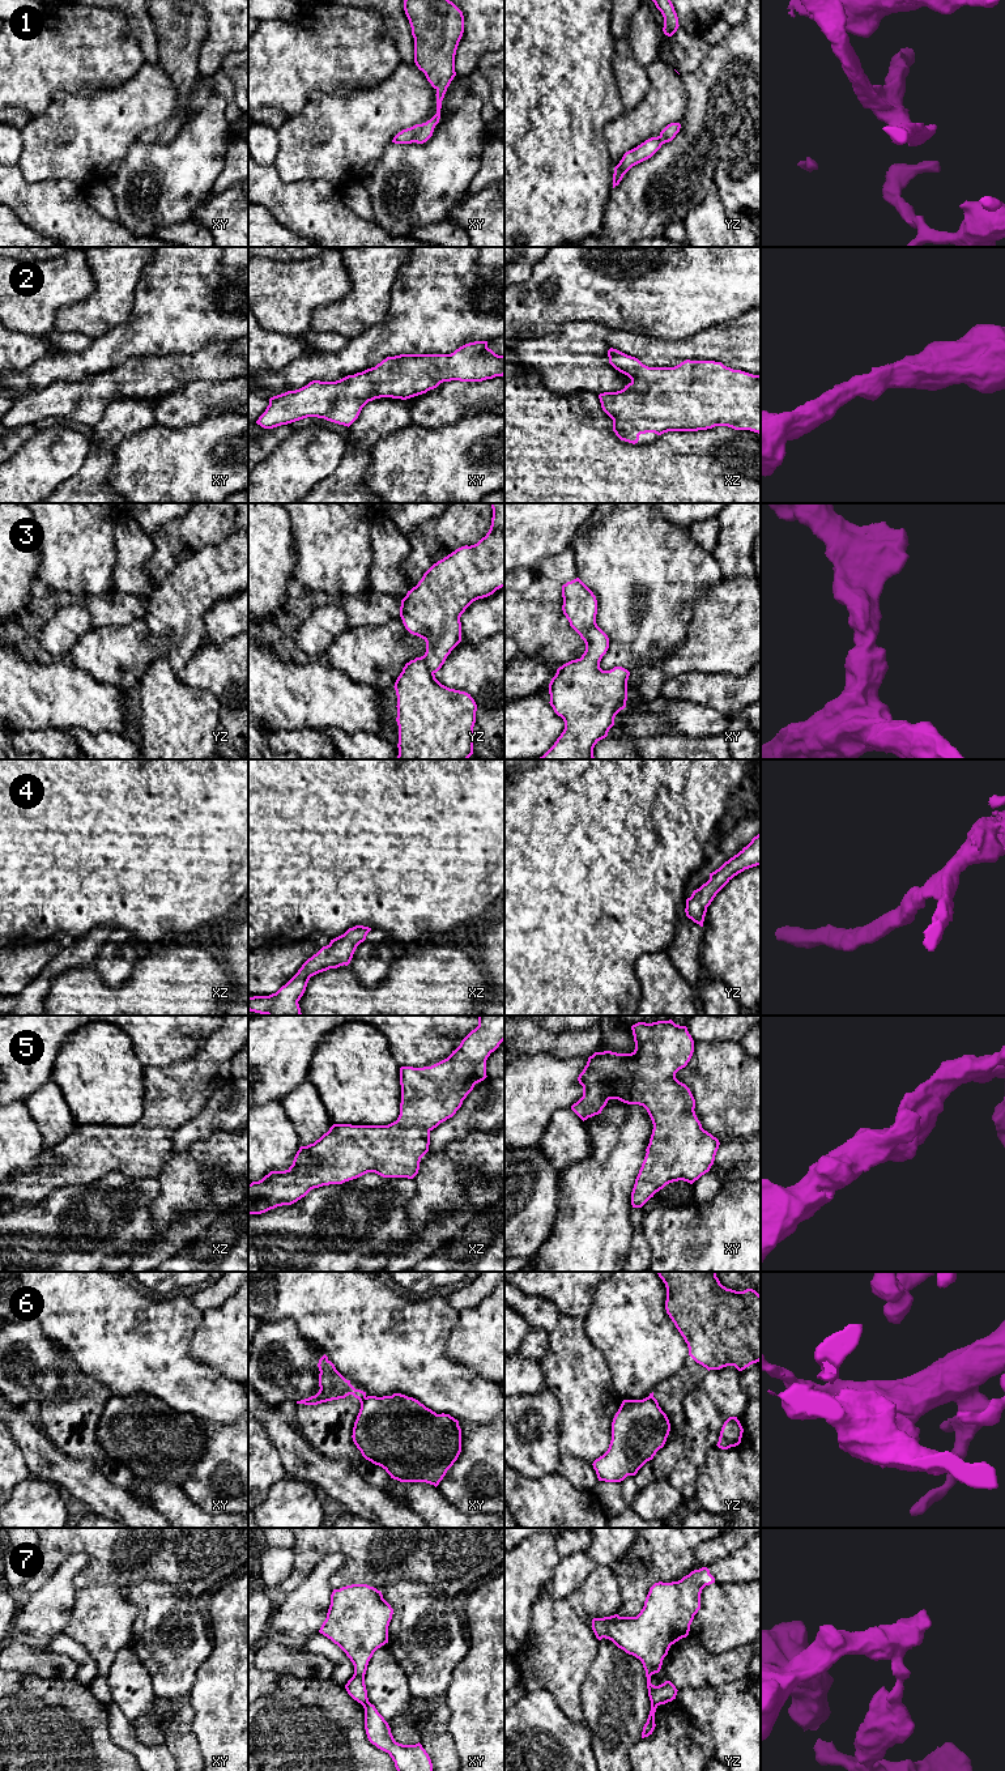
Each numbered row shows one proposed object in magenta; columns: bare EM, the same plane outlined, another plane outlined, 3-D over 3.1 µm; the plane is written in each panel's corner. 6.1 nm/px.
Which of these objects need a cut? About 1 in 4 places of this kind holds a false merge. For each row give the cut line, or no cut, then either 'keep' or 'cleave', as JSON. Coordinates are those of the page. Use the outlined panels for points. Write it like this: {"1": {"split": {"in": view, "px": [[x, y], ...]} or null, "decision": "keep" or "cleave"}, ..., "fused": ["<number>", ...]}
{"1": {"split": null, "decision": "keep"}, "2": {"split": null, "decision": "keep"}, "3": {"split": null, "decision": "keep"}, "4": {"split": null, "decision": "keep"}, "5": {"split": null, "decision": "keep"}, "6": {"split": {"in": "xy", "px": [[366, 1397], [361, 1404]]}, "decision": "cleave"}, "7": {"split": {"in": "yz", "px": [[651, 1703], [656, 1706]]}, "decision": "cleave"}, "fused": ["6", "7"]}

